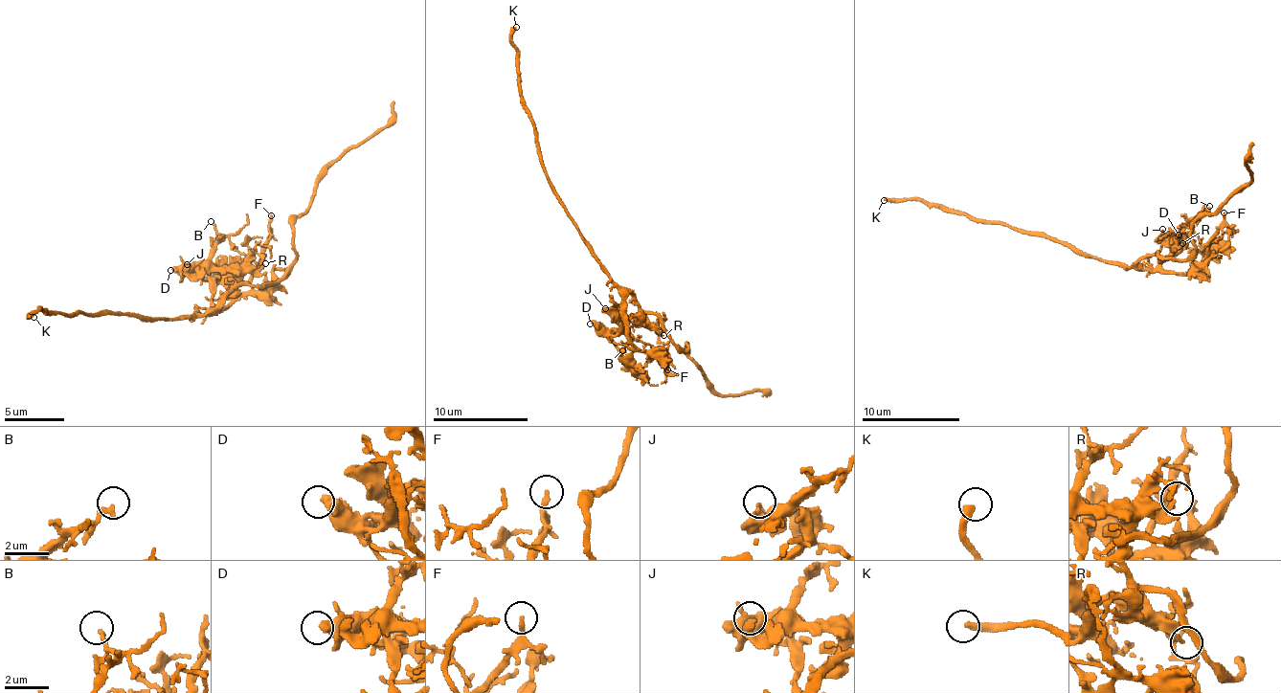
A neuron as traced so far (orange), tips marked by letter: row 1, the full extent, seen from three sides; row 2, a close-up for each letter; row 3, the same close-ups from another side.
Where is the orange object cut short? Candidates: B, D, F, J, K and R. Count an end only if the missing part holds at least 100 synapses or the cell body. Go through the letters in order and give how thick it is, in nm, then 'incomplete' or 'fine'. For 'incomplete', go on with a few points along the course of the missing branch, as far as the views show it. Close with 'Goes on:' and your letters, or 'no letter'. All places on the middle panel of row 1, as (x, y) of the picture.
B: 200 nm | fine
D: 460 nm | fine
F: 200 nm | fine
J: 260 nm | fine
K: 320 nm | fine
R: 200 nm | fine
Goes on: no letter

